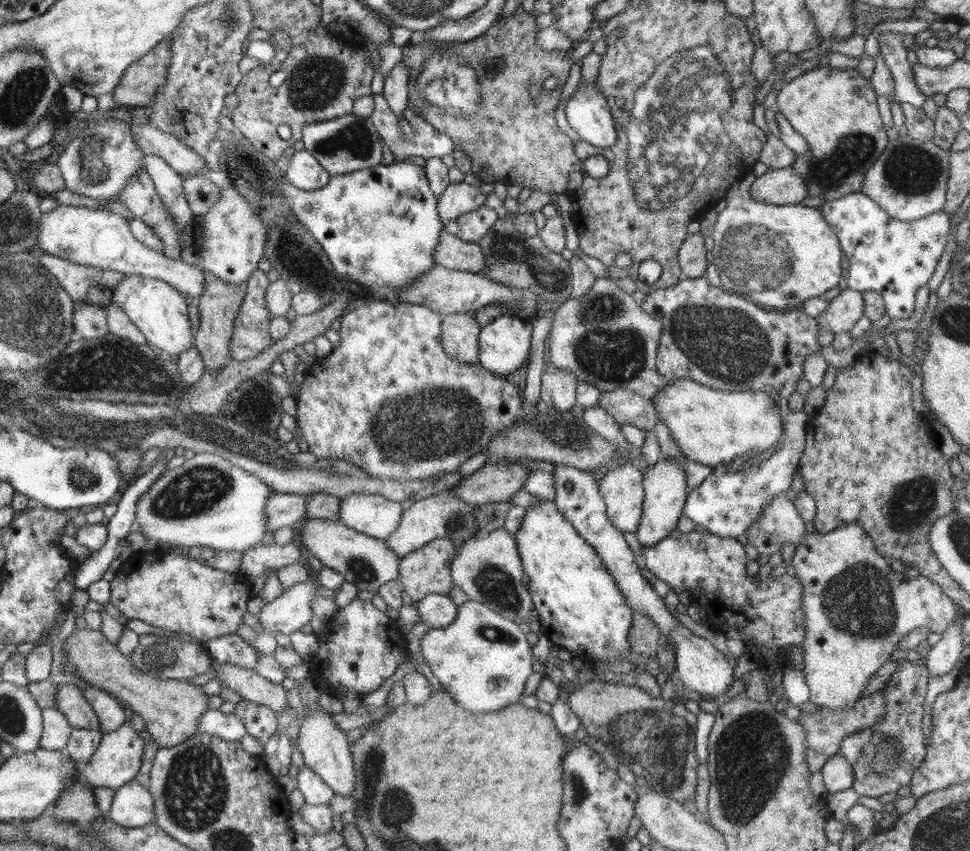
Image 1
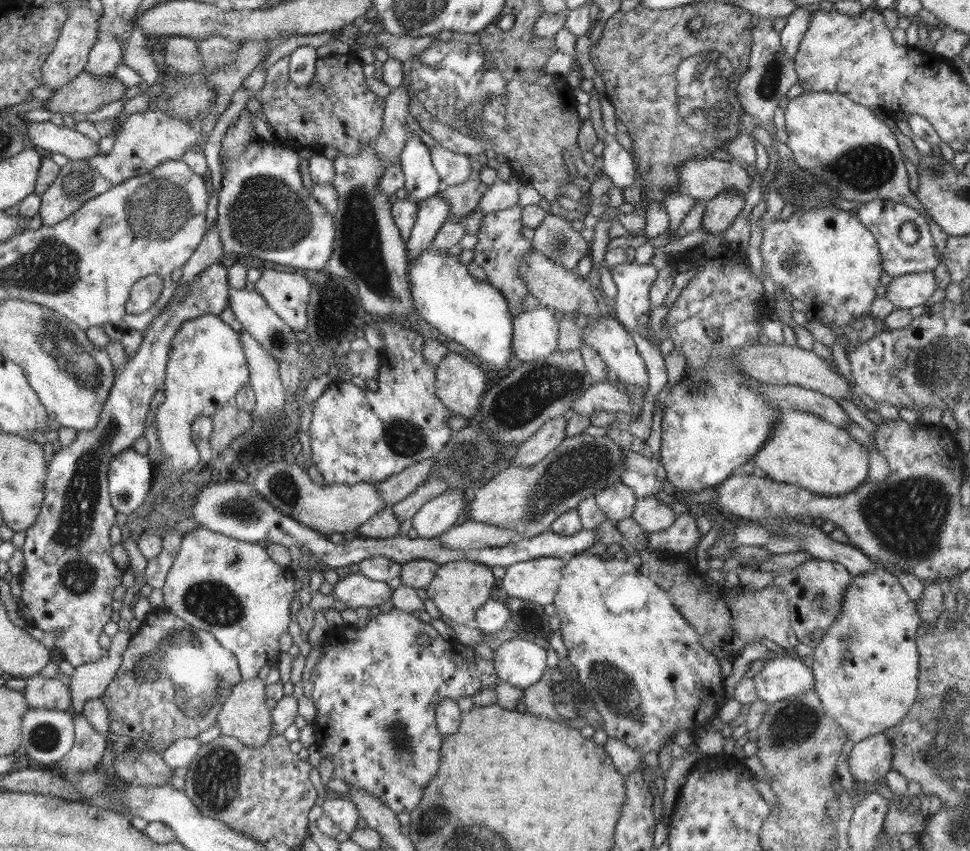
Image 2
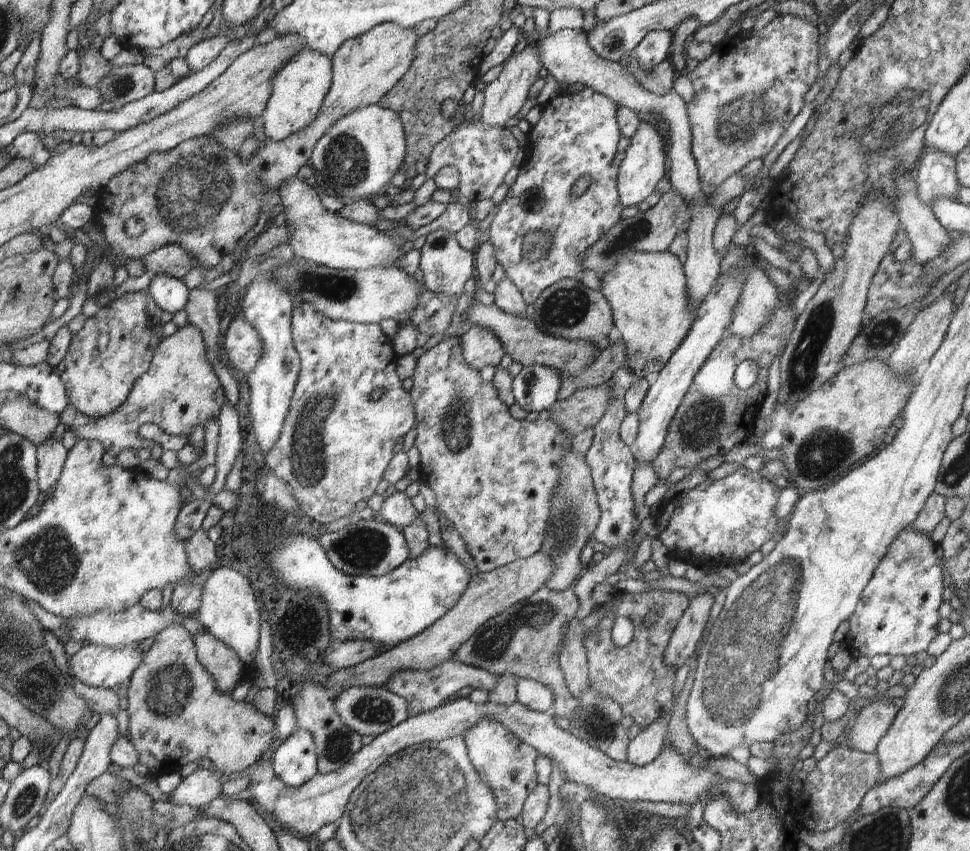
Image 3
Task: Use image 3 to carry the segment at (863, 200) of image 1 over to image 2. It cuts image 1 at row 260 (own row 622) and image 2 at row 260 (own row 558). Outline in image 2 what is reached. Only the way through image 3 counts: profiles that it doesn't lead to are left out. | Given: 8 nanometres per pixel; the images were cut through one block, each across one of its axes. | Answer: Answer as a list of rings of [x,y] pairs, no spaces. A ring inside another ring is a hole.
[[[876,199],[862,203],[858,208],[857,218],[876,237],[881,258],[883,259],[881,262],[883,272],[889,274],[892,278],[903,274],[924,273],[934,270],[942,259],[939,250],[934,245],[934,239],[930,235],[926,218],[920,211],[908,205],[889,201],[888,199]],[[905,222],[913,222],[918,228],[919,239],[914,244],[906,244],[900,238],[899,230]]]

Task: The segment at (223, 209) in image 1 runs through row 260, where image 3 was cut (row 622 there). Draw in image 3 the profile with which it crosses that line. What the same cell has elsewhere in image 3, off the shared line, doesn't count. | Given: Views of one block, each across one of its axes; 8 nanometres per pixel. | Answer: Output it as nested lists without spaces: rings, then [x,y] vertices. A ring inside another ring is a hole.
[[[218,566],[202,582],[203,593],[197,616],[200,624],[212,636],[225,642],[241,658],[242,662],[256,658],[259,648],[259,630],[262,603],[254,592],[255,585],[232,566]]]

